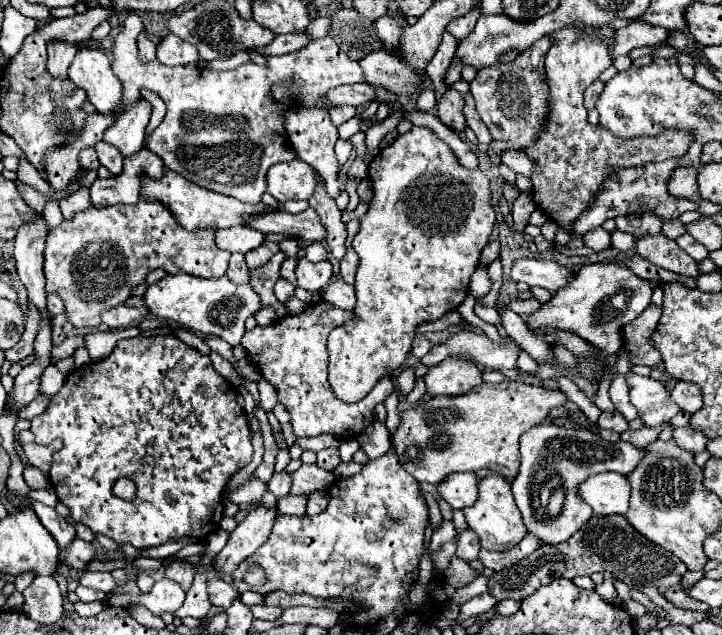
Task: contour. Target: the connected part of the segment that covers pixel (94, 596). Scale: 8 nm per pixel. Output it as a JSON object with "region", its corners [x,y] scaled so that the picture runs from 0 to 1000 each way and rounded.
{"region":[[[108,923],[105,926],[105,935],[108,935],[108,942],[114,945],[114,948],[130,948],[130,945],[144,945],[144,932],[139,932],[139,929],[127,929],[127,926],[114,926],[114,923]]]}

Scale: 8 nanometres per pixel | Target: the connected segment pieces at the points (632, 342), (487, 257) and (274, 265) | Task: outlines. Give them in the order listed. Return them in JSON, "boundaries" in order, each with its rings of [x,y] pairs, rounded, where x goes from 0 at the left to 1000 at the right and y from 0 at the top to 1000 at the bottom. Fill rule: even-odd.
{"boundaries":[[[[898,482],[884,504],[864,513],[867,526],[867,548],[873,548],[875,573],[895,573],[903,576],[914,570],[914,554],[903,545],[903,523],[914,504],[917,488],[911,482]]],[[[679,381],[670,394],[668,394],[668,406],[665,406],[665,416],[679,416],[687,403],[690,403],[690,397],[693,397],[693,384],[690,381]]],[[[385,397],[380,403],[380,409],[374,409],[374,416],[366,416],[366,422],[357,422],[357,425],[349,425],[349,454],[352,460],[360,466],[360,479],[363,485],[374,482],[385,501],[396,498],[399,494],[399,485],[382,472],[380,466],[380,447],[382,441],[388,438],[388,416],[396,409],[396,400],[393,397]]]]}

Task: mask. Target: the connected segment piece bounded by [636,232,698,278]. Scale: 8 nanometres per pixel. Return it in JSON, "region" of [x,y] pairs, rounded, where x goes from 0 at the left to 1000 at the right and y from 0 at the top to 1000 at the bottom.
{"region":[[[917,365],[909,372],[881,375],[881,397],[920,425],[958,438],[967,435],[964,409],[956,406],[934,378],[922,375]]]}

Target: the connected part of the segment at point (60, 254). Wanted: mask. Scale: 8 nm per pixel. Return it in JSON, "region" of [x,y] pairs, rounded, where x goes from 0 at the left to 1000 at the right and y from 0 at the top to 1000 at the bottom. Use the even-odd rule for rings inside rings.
{"region":[[[194,315],[191,321],[161,321],[150,328],[122,328],[116,334],[105,334],[100,346],[89,346],[66,369],[61,403],[64,460],[78,460],[89,472],[94,507],[105,517],[136,513],[141,507],[139,491],[180,469],[183,454],[199,444],[202,431],[213,422],[227,422],[233,431],[255,428],[280,438],[299,438],[313,431],[319,409],[319,397],[299,391],[296,362],[260,365],[249,359],[244,346],[238,346],[238,334],[233,334],[227,321],[205,321],[205,315]]]}

